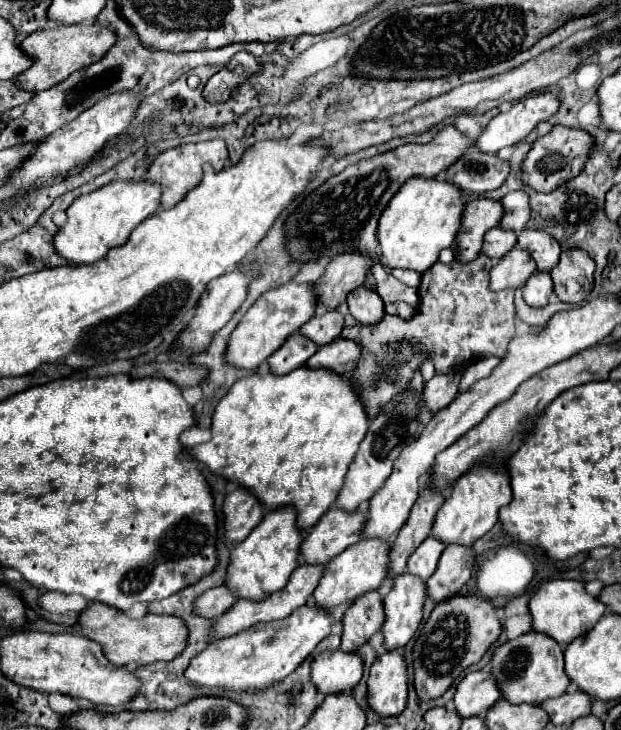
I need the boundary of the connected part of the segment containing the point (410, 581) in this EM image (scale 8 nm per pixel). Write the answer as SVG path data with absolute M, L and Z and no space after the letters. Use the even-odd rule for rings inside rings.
M403 573L393 579L393 589L383 599L385 623L383 623L383 645L387 651L403 647L417 631L423 617L423 603L427 591L425 581Z

